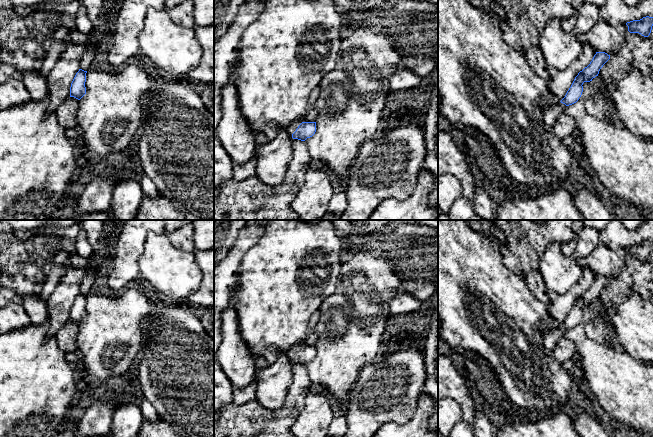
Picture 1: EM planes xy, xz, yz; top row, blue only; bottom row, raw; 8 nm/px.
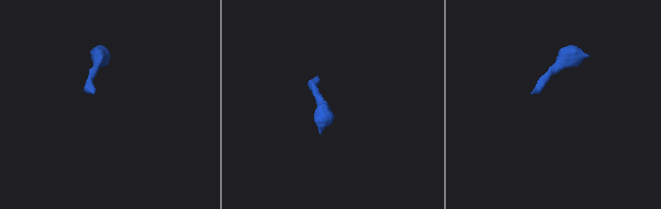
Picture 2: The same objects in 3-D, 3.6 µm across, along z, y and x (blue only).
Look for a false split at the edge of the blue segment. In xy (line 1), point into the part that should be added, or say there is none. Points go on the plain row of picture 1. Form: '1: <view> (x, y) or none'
1: none

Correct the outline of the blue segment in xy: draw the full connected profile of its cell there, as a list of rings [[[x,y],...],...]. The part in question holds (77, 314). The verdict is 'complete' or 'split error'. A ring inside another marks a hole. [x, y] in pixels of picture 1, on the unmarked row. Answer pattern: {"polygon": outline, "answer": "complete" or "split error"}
{"polygon": [[[79,293],[79,295],[76,297],[71,307],[70,321],[74,321],[80,324],[86,318],[86,297],[87,295],[84,295],[82,293]]], "answer": "complete"}

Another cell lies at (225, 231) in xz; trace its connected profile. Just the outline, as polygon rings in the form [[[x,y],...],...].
[[[214,220],[214,264],[223,260],[247,220]]]

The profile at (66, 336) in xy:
[[[68,321],[55,334],[59,348],[65,352],[76,352],[76,335],[79,324],[74,321]]]

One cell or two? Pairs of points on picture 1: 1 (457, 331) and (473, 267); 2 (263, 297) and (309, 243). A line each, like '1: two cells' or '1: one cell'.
1: one cell
2: one cell

